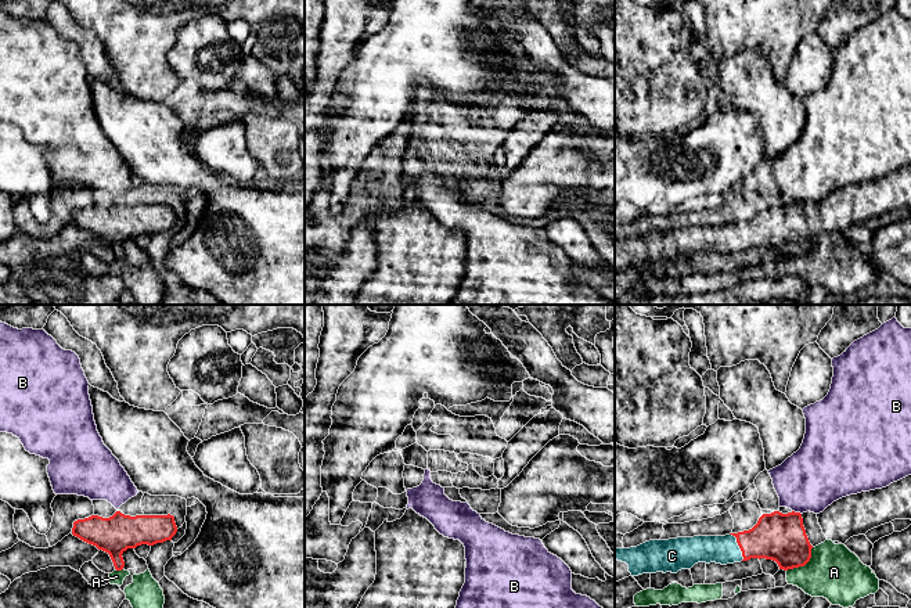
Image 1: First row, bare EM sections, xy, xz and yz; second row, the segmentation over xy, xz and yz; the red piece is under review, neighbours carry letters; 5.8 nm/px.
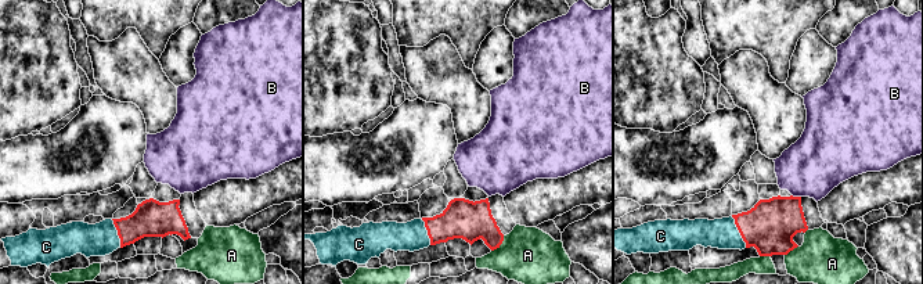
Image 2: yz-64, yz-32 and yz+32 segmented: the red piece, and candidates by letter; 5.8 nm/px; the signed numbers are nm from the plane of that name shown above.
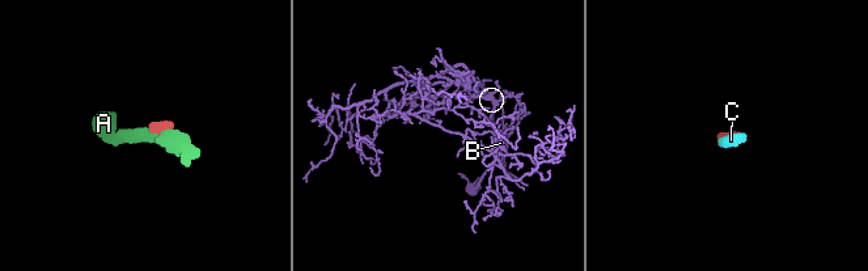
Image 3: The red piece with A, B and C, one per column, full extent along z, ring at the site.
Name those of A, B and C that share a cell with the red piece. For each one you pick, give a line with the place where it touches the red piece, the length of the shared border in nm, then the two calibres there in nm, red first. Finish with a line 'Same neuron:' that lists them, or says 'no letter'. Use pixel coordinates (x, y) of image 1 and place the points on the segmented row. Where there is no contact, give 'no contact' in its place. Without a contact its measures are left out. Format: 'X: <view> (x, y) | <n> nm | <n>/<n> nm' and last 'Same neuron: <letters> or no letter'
C: yz (738, 544) | 180 nm | 280/160 nm
Same neuron: C

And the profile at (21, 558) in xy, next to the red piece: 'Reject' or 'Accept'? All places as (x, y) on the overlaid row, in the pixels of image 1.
Reject

